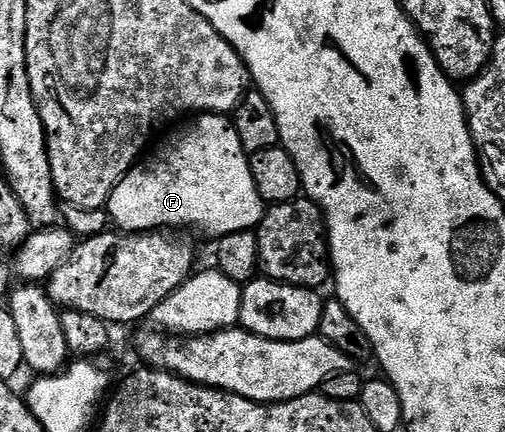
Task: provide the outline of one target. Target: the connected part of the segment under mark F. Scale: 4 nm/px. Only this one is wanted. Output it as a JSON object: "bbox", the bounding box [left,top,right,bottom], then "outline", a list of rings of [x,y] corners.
{"bbox":[104,113,264,239],"outline":[[[199,113],[187,121],[190,122],[183,129],[171,135],[170,146],[163,153],[150,158],[147,156],[140,167],[131,169],[124,179],[120,179],[104,206],[109,220],[113,224],[115,221],[119,230],[128,233],[195,229],[209,239],[232,235],[245,229],[257,230],[262,222],[264,202],[256,191],[256,183],[252,183],[250,159],[240,143],[240,135],[236,135],[233,120],[221,113]]]}

